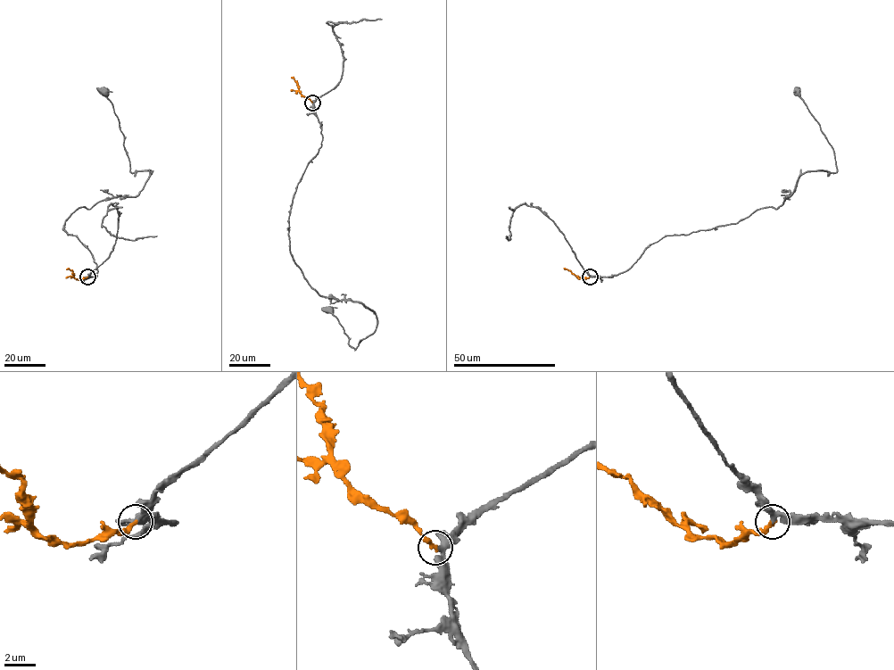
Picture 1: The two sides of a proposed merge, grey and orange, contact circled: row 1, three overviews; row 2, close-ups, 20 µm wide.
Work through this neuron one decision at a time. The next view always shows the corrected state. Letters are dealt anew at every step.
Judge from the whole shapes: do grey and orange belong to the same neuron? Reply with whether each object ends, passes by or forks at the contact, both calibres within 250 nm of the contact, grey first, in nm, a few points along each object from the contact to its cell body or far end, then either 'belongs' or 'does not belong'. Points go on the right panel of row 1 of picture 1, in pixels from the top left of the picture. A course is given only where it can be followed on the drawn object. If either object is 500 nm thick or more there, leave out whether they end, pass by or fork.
grey passes by; orange ends; calibres 240 and 300 nm; course grey (589, 277), (626, 271), (667, 235), (777, 209), (806, 172), (835, 173), (833, 150), (797, 90); course orange (589, 277), (583, 279), (564, 269); belongs

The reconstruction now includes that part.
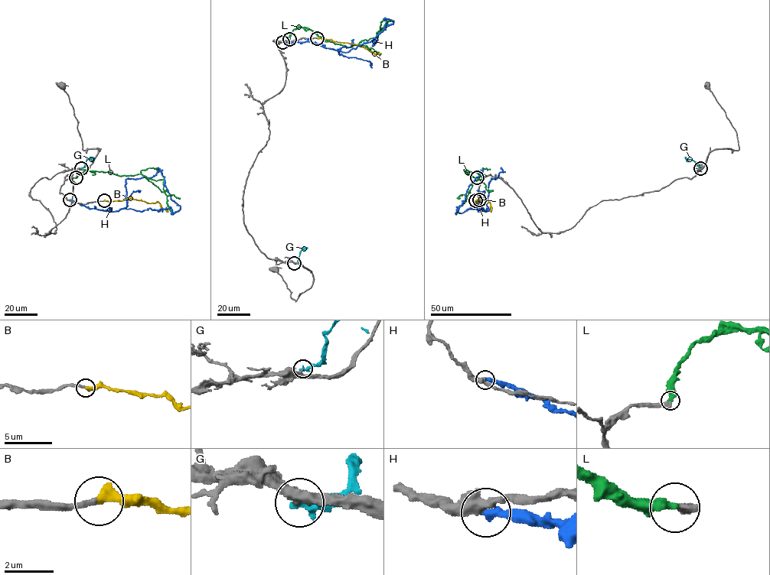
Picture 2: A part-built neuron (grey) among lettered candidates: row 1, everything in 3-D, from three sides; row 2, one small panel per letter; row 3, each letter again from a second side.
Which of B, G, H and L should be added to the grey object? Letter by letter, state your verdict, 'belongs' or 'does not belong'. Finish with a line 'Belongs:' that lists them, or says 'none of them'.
B: belongs
G: does not belong
H: does not belong
L: belongs
Belongs: B, L

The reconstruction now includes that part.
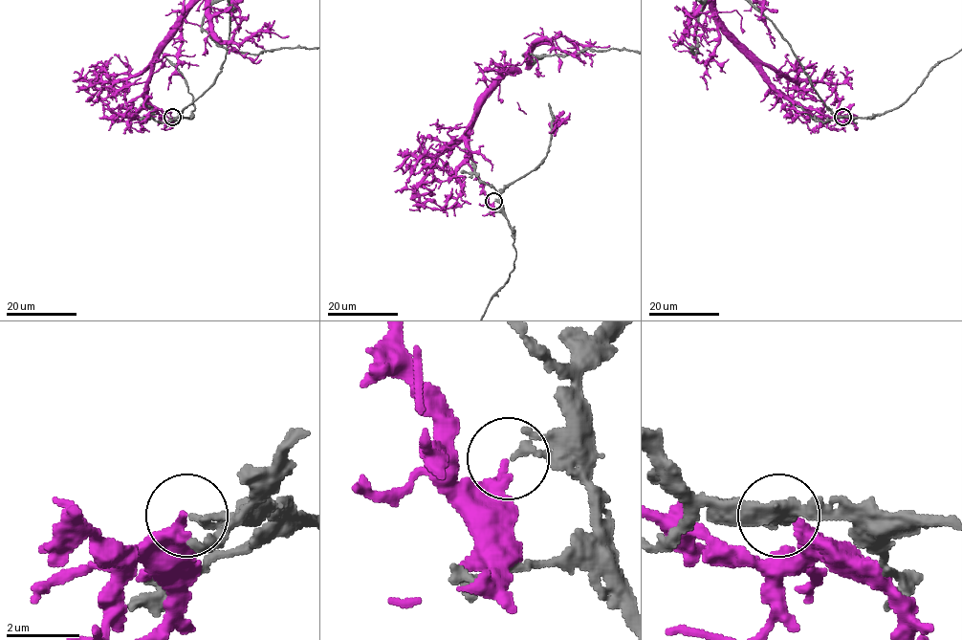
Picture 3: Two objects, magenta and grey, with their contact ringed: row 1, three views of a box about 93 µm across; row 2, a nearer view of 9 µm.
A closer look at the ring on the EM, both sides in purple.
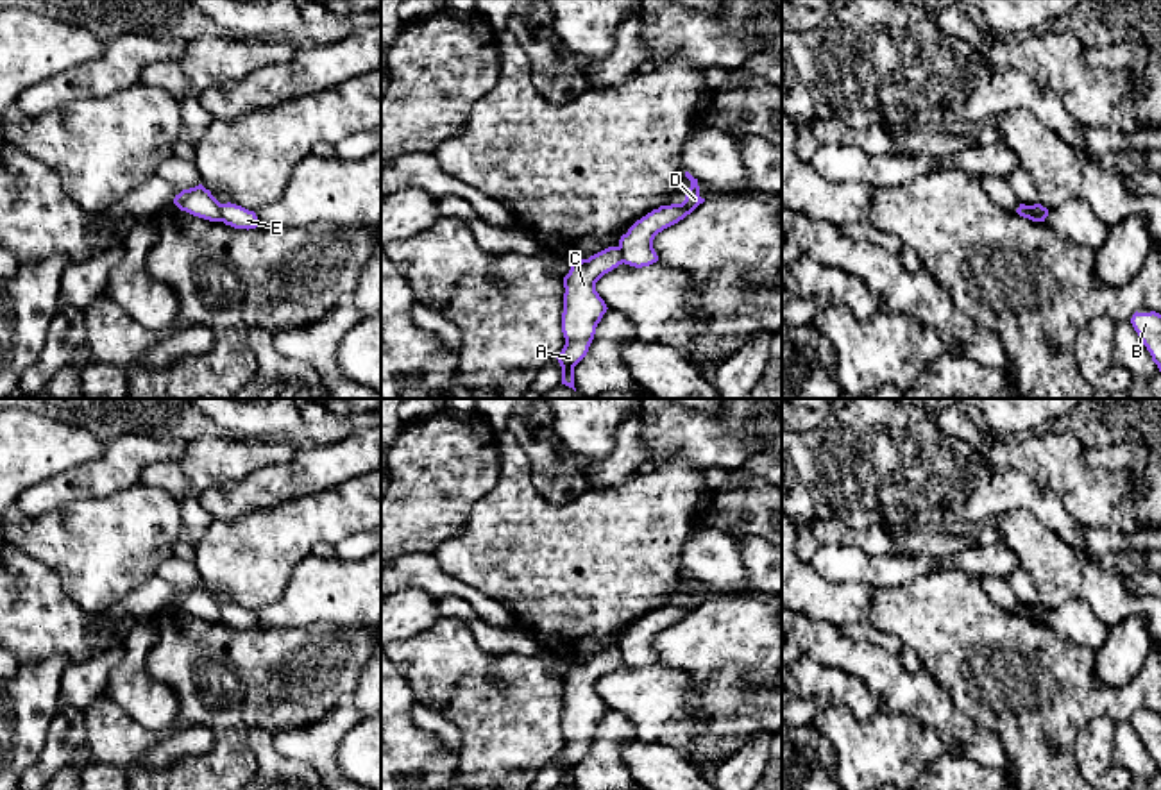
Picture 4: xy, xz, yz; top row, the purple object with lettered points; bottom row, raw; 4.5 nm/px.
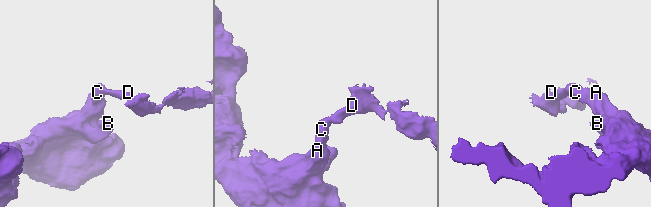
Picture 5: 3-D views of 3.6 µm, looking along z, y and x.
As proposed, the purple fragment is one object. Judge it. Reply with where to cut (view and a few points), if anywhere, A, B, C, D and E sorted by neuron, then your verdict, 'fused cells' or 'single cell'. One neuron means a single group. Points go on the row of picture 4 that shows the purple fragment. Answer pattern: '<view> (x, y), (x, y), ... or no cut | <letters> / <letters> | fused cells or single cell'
xy (222, 204), (219, 220) | A B C / D E | fused cells

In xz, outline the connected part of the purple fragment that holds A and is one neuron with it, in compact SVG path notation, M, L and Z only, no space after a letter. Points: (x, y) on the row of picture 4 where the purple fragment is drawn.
M608 247L589 259L571 265L564 277L562 332L565 345L558 354L562 384L574 388L574 366L587 356L596 327L606 313L606 304L596 291L596 282L623 265L619 247Z

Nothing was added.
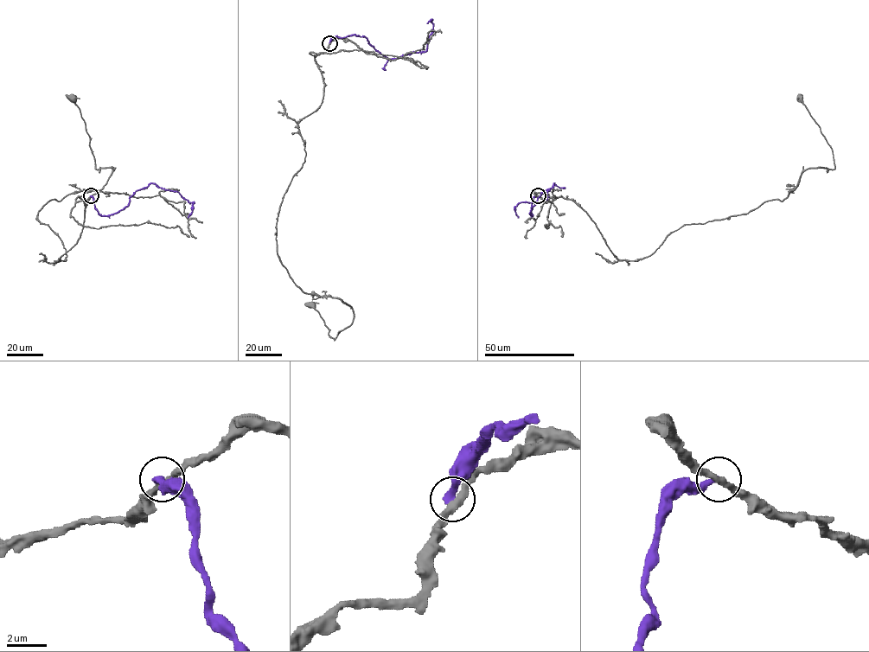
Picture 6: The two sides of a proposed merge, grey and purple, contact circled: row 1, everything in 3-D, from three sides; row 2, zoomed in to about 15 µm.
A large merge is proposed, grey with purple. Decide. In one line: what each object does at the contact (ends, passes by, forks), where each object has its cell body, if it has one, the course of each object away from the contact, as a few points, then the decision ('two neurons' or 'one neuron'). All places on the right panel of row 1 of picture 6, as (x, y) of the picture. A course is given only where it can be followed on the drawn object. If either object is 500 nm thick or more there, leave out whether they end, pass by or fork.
grey passes by; purple ends; soma grey (800, 97); soma purple none; course grey (538, 196), (573, 201), (618, 258), (643, 258), (686, 224), (782, 201), (803, 171), (833, 169), (800, 97); course purple (538, 196), (532, 215), (537, 198), (553, 183), (546, 200), (519, 202), (518, 217); two neurons

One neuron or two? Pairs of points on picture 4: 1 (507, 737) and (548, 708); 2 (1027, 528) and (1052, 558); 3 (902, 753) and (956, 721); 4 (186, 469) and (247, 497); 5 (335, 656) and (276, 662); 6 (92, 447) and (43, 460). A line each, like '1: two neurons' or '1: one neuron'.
1: one neuron
2: one neuron
3: two neurons
4: two neurons
5: one neuron
6: one neuron

